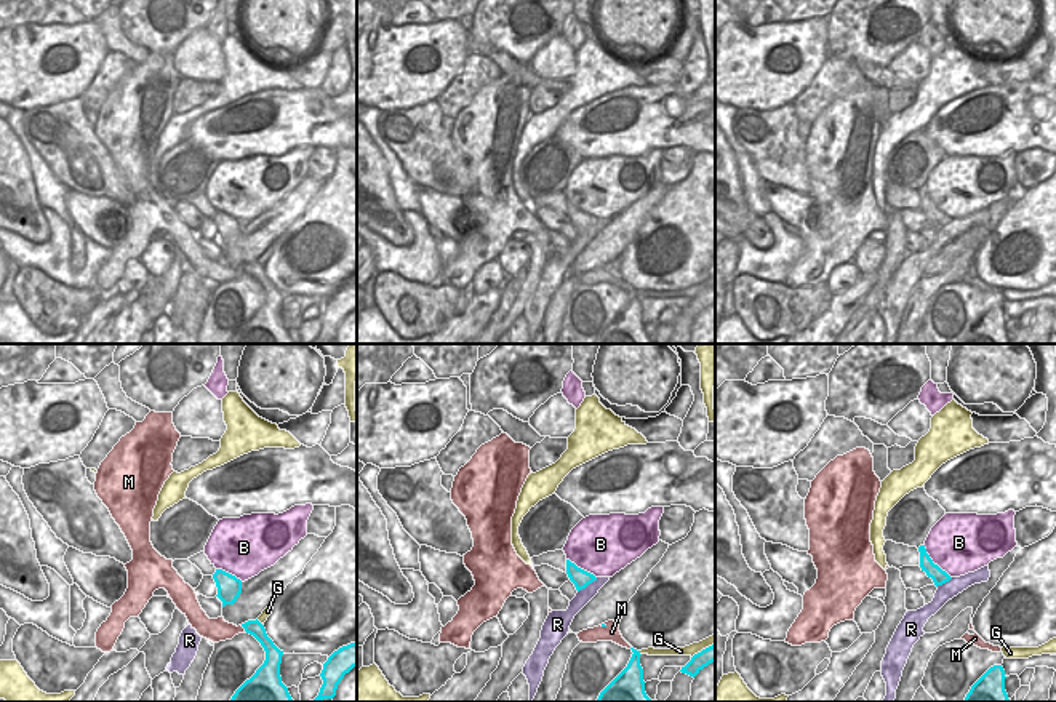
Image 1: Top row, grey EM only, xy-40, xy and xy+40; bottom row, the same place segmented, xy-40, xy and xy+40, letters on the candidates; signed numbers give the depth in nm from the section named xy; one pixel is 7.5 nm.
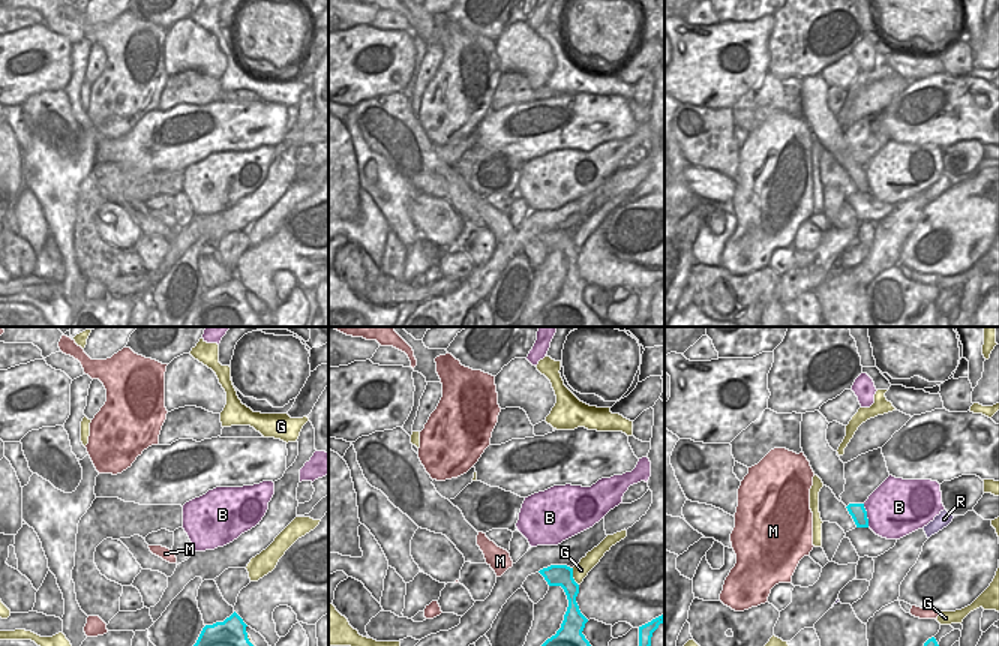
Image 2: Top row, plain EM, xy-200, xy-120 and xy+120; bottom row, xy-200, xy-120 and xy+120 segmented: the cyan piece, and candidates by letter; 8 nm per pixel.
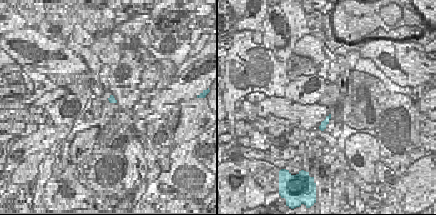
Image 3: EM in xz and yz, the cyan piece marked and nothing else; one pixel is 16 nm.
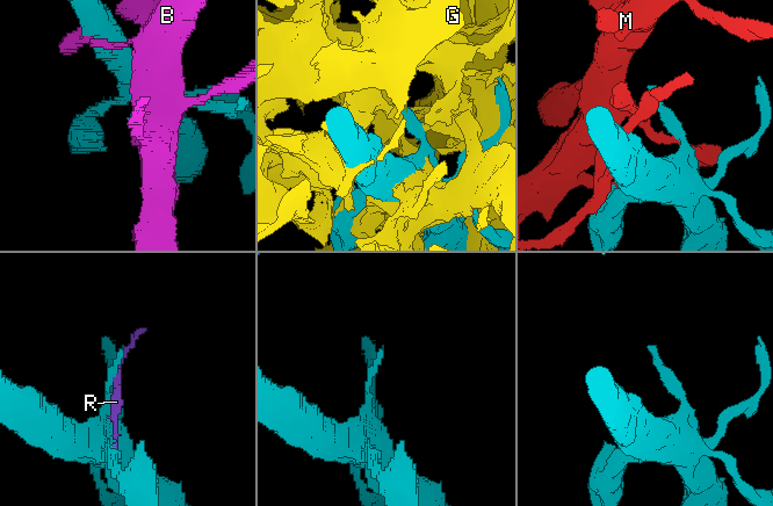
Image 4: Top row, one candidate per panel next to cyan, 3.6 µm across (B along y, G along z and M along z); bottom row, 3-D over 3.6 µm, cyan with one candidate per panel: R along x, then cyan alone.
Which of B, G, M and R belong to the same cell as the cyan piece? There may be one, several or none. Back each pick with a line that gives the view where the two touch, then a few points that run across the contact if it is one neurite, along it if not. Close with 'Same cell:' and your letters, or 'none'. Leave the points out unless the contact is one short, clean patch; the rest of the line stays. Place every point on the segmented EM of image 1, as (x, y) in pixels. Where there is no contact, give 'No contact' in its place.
Same cell: none

